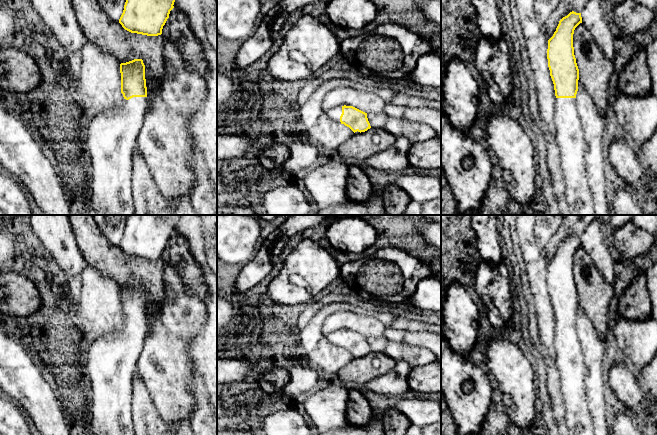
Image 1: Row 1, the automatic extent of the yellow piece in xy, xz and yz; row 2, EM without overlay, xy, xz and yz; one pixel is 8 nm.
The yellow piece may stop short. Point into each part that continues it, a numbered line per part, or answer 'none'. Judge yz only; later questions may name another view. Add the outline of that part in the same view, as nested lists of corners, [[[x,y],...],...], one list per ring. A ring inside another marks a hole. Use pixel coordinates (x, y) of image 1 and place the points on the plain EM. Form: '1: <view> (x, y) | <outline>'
1: yz (569, 356) | [[[556,322],[555,349],[569,435],[595,435],[584,387],[584,357],[576,322]]]

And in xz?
1: xz (334, 337) | [[[336,330],[334,332],[329,333],[328,335],[325,336],[327,341],[332,343],[334,346],[340,346],[340,340],[342,338],[342,330]]]

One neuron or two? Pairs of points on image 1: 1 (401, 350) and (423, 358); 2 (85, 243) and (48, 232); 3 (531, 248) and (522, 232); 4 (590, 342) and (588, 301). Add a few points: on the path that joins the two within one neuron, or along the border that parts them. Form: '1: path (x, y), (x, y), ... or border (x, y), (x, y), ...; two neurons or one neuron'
1: path (406, 353), (418, 356); one neuron
2: border (70, 225), (76, 244), (86, 261); two neurons
3: path (528, 244), (526, 236); one neuron
4: border (578, 304), (601, 338); two neurons

